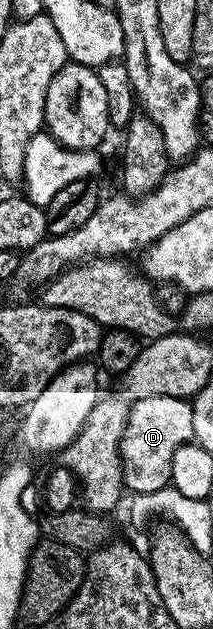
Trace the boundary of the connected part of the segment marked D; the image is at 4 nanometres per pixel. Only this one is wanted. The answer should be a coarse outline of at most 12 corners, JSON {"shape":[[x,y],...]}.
{"shape":[[191,400],[132,401],[120,459],[133,494],[162,491],[193,440]]}

